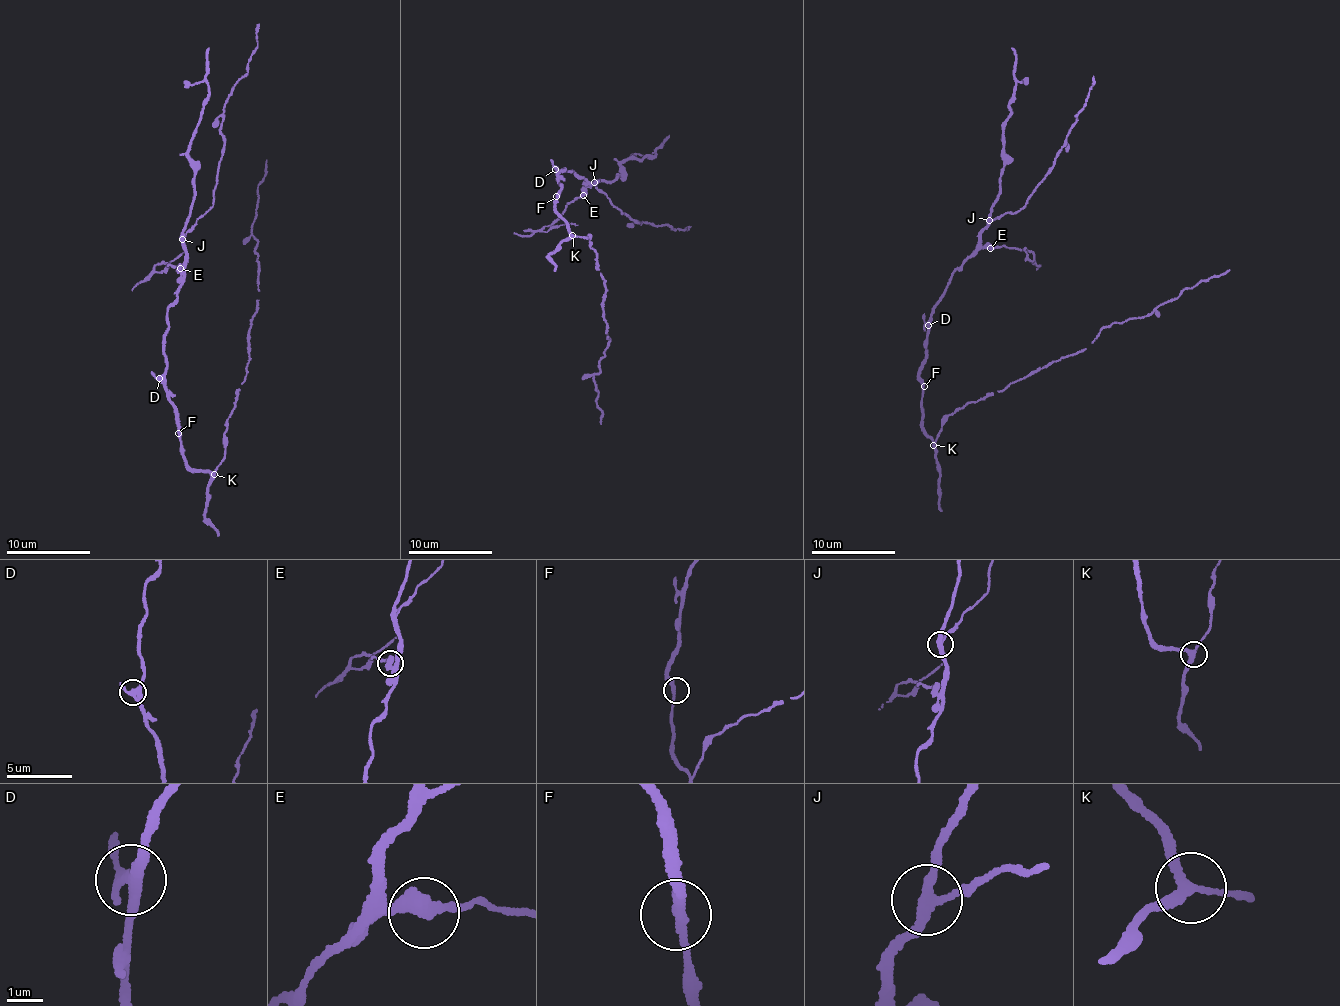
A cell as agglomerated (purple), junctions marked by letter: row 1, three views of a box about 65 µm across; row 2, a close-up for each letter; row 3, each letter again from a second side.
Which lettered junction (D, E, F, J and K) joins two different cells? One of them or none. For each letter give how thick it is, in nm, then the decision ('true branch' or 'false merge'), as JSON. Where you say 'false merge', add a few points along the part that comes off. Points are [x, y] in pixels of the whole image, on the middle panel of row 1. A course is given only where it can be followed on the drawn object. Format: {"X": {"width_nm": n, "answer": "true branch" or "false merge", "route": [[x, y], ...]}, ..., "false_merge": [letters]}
{"D": {"width_nm": 280, "answer": "true branch"}, "E": {"width_nm": 380, "answer": "false merge", "route": [[583, 194], [540, 230], [519, 236], [514, 233]]}, "F": {"width_nm": 260, "answer": "true branch"}, "J": {"width_nm": 280, "answer": "true branch"}, "K": {"width_nm": 240, "answer": "true branch"}, "false_merge": ["E"]}

